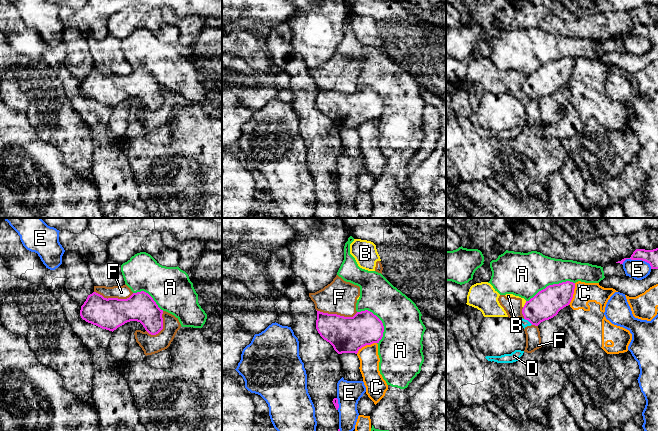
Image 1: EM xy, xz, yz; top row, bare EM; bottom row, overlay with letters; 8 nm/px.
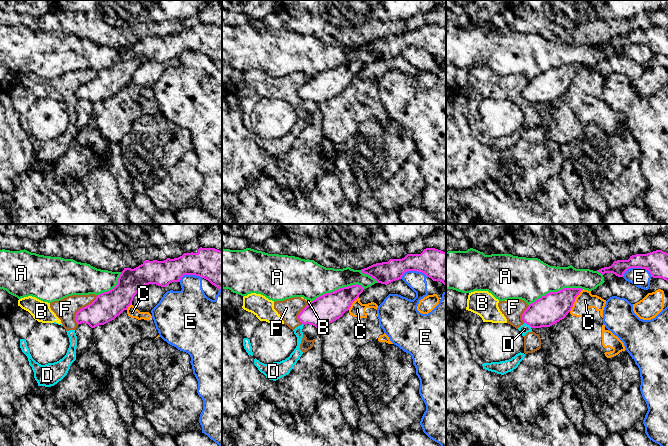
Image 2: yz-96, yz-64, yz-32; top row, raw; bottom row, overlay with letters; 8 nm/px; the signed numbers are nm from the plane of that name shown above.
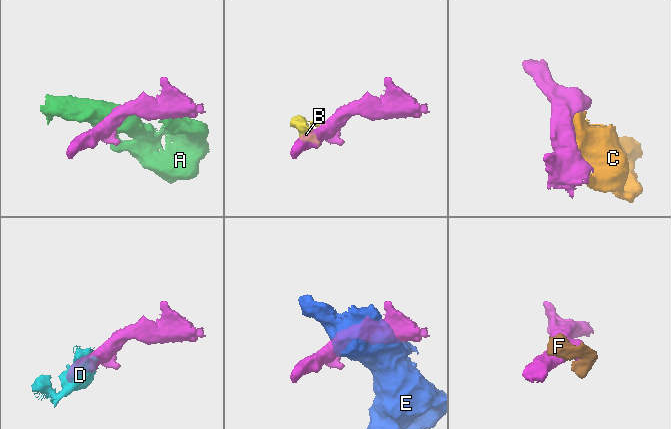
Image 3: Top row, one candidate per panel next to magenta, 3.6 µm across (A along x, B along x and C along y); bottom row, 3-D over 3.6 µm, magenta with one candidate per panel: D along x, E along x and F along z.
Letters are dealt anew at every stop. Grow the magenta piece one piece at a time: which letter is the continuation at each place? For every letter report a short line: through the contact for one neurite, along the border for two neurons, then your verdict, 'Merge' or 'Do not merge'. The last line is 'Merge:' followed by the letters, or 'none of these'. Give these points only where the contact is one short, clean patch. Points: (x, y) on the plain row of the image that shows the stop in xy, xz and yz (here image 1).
A: Do not merge
B: Line: yz (526, 77), (523, 83). Do not merge
C: Line: xz (376, 118), (364, 121), (356, 129). Do not merge
D: Do not merge
E: Do not merge
F: Do not merge
Merge: none of these

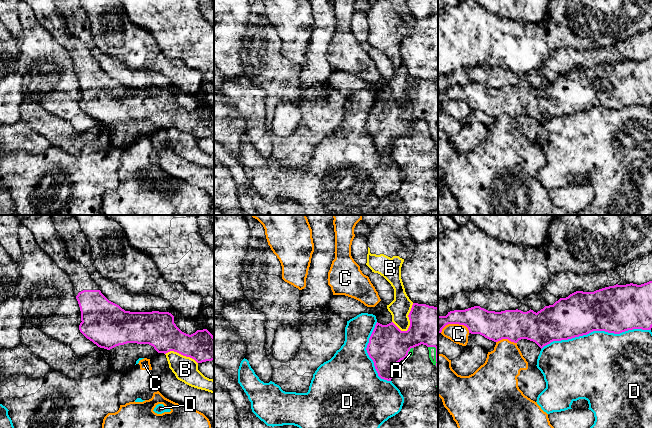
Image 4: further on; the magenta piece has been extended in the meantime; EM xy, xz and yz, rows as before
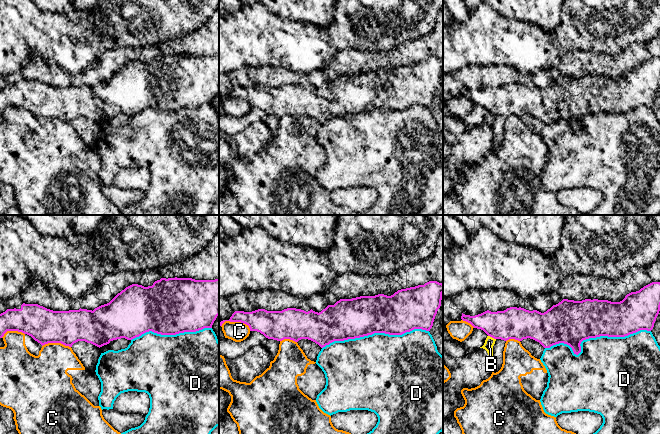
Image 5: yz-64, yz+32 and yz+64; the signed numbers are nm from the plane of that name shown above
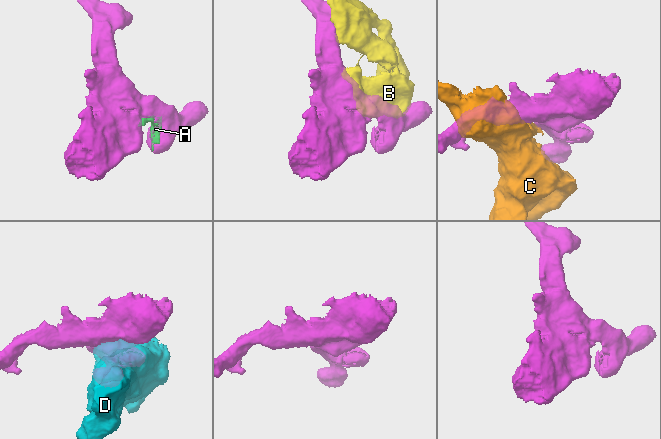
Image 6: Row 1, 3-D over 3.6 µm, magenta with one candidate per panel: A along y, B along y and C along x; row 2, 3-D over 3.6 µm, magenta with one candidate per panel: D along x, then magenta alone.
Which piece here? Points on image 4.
A: Merge
B: Do not merge
C: Do not merge
D: Do not merge
Merge: A

